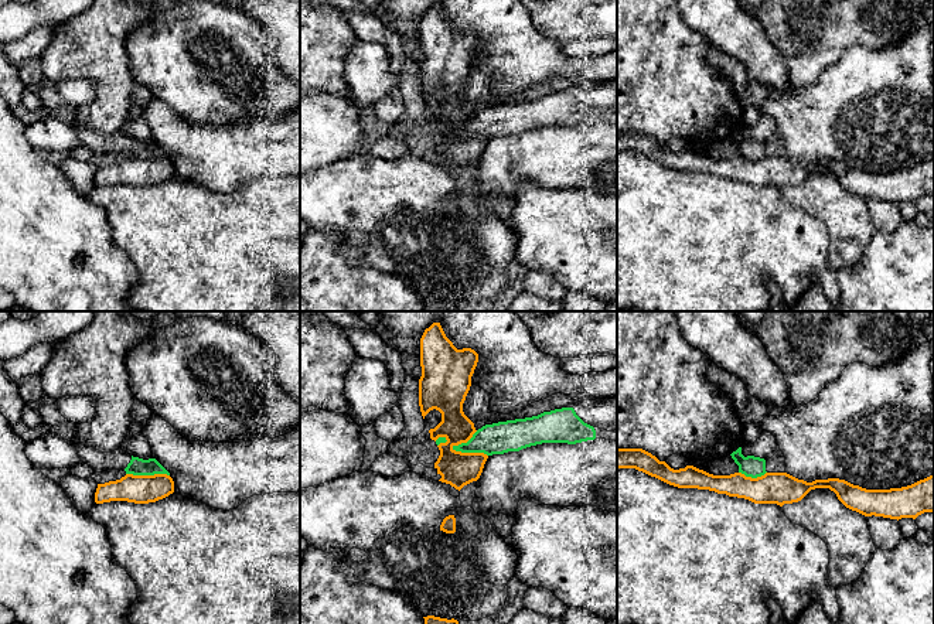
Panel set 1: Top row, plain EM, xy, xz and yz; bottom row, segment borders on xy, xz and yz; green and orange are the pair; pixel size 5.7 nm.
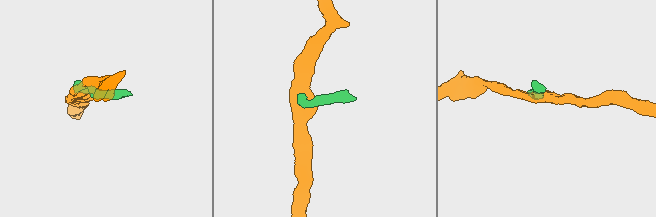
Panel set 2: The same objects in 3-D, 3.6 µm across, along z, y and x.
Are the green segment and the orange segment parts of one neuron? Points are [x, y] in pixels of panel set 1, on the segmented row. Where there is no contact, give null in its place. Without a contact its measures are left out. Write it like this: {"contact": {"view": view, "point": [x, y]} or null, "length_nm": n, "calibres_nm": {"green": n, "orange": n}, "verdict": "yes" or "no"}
{"contact": {"view": "xz", "point": [470, 452]}, "length_nm": 220, "calibres_nm": {"green": 180, "orange": 200}, "verdict": "no"}

